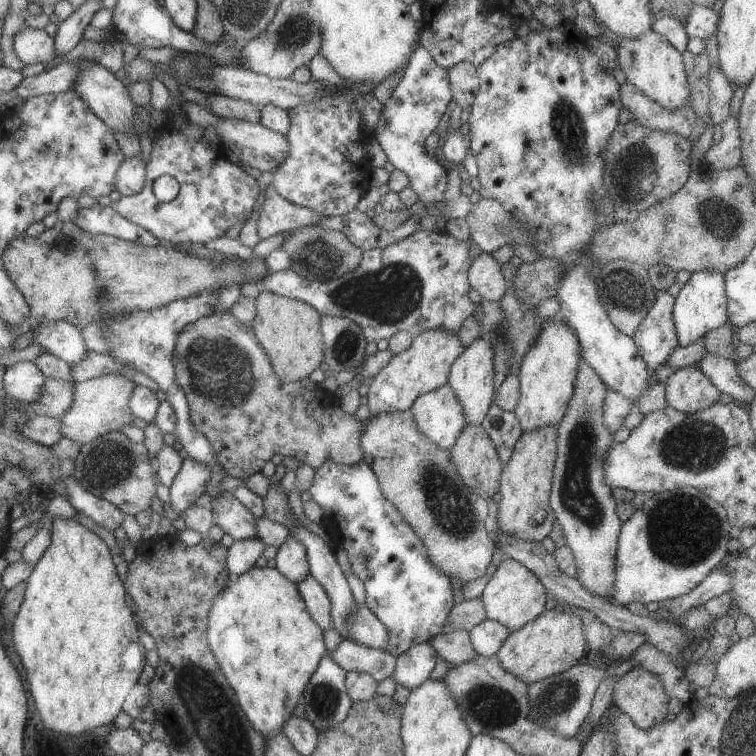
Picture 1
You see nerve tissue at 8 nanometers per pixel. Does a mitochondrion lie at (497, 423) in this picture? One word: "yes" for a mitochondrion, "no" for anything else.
no

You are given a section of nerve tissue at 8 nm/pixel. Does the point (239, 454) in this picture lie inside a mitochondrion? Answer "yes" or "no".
no

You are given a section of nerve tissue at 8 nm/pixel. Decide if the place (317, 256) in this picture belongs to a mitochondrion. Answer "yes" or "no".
yes

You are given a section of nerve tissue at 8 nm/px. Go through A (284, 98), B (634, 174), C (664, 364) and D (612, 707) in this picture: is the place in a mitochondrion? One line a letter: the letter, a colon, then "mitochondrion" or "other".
A: other
B: mitochondrion
C: other
D: other

